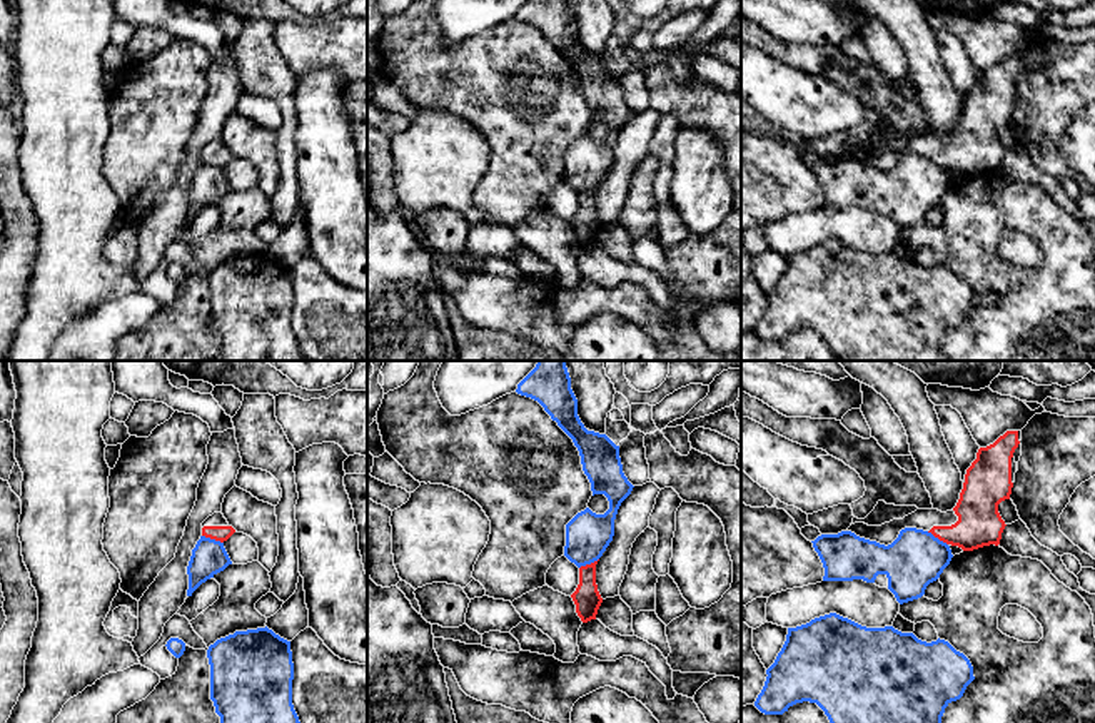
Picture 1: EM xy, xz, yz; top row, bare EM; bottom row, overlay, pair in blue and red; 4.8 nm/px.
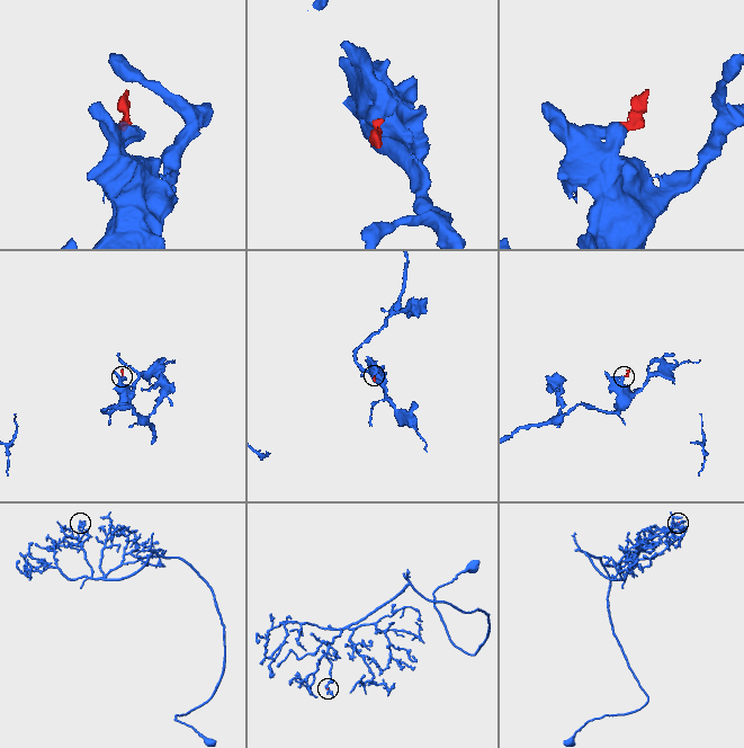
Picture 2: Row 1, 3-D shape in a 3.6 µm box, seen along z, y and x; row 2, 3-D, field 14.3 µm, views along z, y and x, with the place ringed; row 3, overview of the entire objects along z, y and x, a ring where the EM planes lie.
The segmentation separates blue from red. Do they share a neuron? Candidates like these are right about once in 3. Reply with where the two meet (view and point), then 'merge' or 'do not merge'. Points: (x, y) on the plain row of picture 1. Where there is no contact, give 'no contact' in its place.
xy (212, 166) | do not merge

